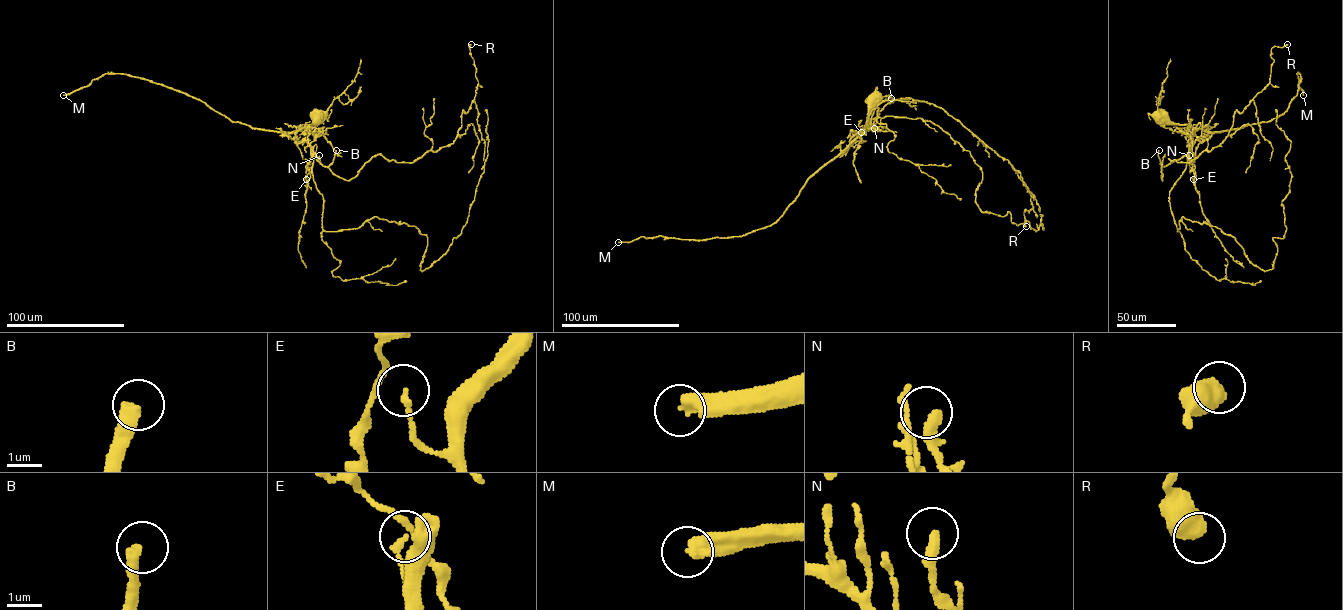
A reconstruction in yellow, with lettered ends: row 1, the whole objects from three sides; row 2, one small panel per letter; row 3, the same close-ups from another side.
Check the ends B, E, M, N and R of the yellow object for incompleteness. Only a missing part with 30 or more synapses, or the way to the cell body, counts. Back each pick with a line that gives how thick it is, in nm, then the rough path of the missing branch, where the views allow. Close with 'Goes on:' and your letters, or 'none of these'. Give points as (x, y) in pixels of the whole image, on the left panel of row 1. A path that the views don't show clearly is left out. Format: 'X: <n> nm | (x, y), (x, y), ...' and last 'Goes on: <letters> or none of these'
B: 420 nm | (336, 150), (386, 107), (392, 68), (420, 86), (449, 63), (398, 7)
M: 440 nm
Goes on: B, M

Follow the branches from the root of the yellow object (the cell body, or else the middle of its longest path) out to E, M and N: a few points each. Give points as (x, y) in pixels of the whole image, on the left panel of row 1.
E: (321, 115), (307, 128), (312, 157), (307, 165), (310, 178), (306, 179)
M: (321, 115), (313, 124), (291, 132), (260, 130), (234, 122), (182, 92), (123, 74), (103, 74), (63, 95)
N: (321, 115), (307, 128), (311, 153), (320, 161), (319, 155)

